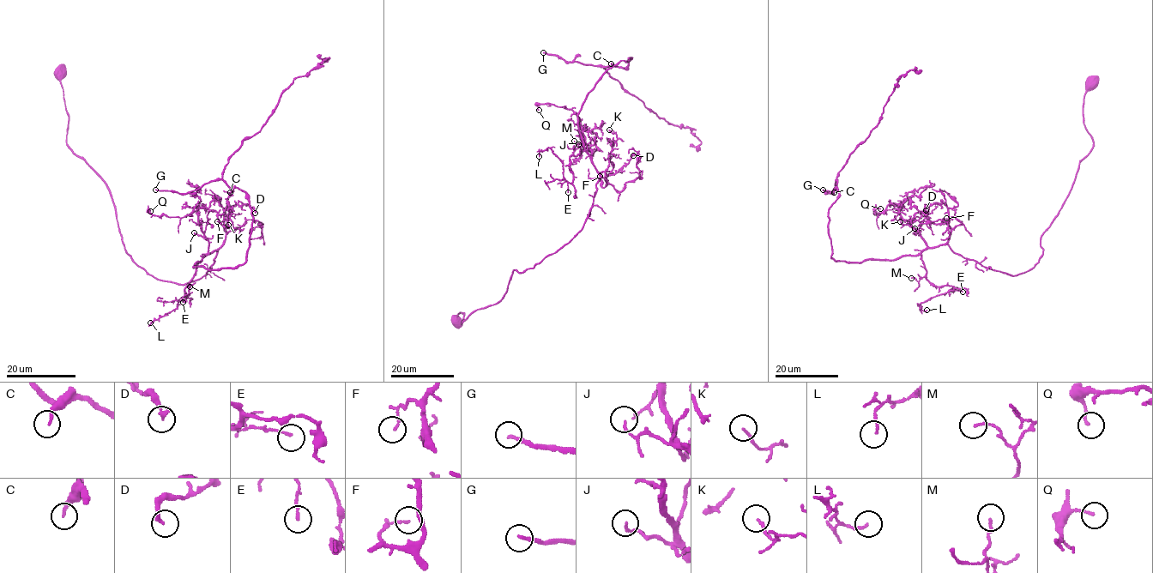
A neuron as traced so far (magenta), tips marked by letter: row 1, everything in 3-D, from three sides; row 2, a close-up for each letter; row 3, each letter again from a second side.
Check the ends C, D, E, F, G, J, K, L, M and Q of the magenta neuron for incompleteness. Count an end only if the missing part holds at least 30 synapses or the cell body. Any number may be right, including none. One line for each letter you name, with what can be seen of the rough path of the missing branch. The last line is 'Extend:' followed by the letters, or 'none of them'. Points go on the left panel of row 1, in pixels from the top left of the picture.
Extend: G

